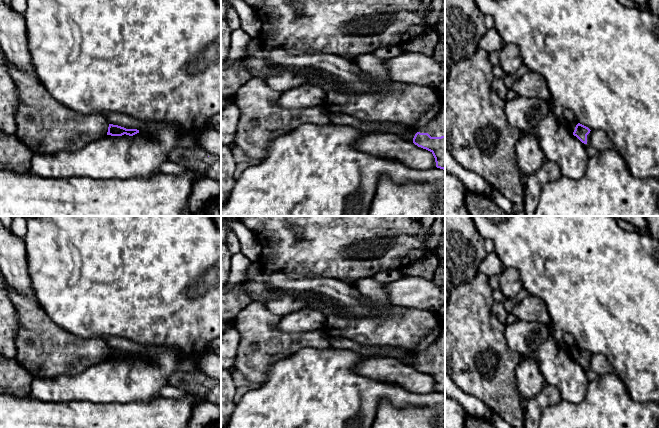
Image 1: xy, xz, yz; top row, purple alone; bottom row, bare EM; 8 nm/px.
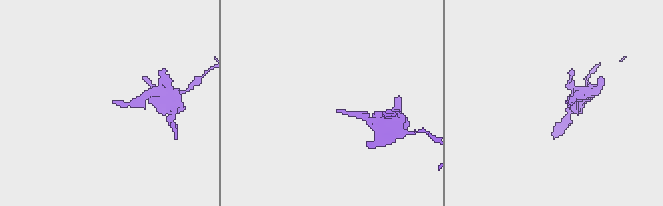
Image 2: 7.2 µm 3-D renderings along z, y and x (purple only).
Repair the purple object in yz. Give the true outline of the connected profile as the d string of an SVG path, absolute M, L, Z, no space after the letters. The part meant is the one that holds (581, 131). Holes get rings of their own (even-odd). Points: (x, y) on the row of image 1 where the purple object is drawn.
M580 123L575 127L573 135L576 136L582 143L587 144L587 135L590 133L590 129Z

